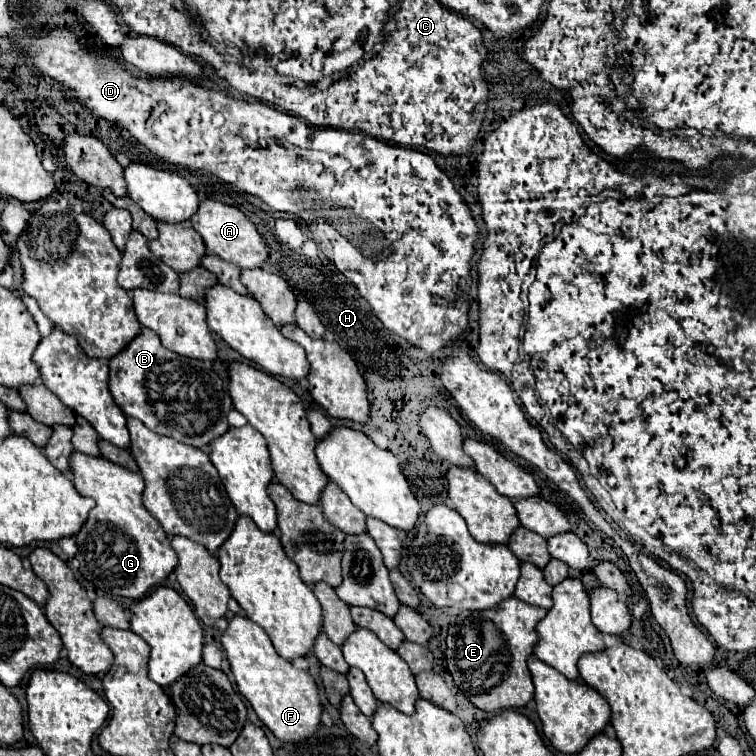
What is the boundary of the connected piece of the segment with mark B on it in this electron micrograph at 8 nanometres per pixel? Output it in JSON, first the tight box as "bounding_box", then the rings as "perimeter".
{"bounding_box":[108,327,232,447],"perimeter":[[[144,327],[118,355],[110,359],[108,387],[118,407],[128,417],[140,419],[150,431],[174,437],[192,447],[206,447],[230,427],[226,413],[232,409],[232,403],[226,385],[224,361],[198,361],[174,355],[170,349],[162,347],[154,331]]]}

